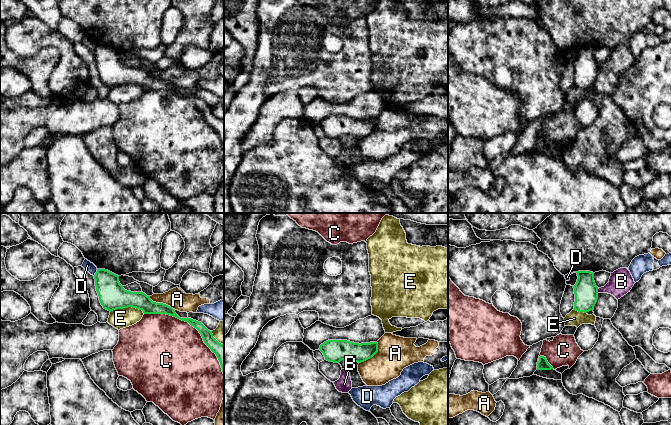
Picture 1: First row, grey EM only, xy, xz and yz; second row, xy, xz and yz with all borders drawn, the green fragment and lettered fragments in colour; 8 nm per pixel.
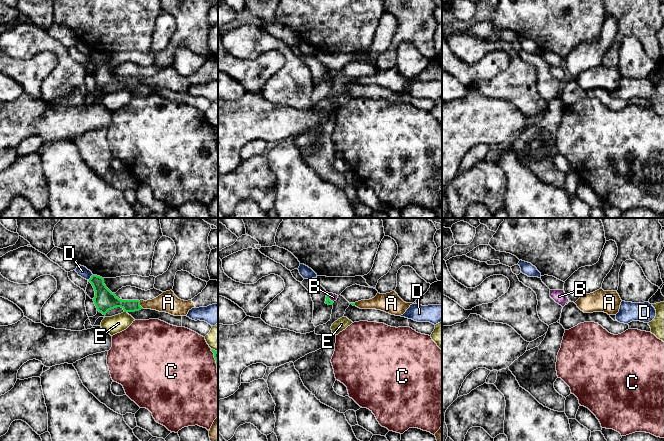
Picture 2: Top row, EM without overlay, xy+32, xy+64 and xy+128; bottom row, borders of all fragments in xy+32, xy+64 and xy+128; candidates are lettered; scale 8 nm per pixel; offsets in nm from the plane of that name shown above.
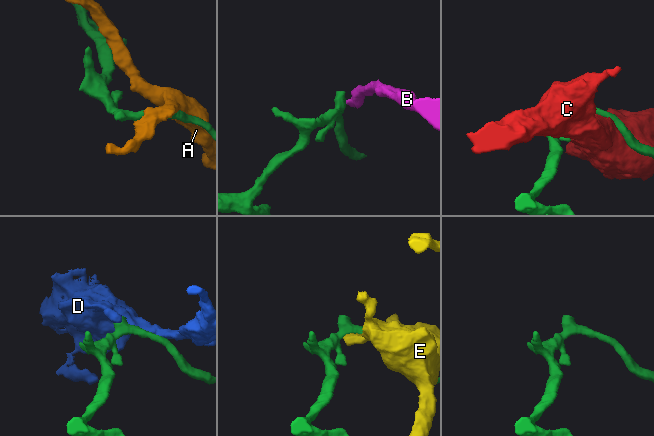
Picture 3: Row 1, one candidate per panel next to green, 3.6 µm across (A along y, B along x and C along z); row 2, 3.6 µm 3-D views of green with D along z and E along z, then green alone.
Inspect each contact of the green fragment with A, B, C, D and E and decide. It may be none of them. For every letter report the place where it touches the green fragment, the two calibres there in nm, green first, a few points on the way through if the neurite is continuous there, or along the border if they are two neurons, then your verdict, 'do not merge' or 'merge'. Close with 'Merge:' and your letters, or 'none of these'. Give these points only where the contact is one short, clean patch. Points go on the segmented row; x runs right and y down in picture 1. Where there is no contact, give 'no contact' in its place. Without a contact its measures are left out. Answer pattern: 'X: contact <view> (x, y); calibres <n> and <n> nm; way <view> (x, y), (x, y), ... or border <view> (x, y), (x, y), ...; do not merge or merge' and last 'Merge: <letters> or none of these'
A: contact xz (372, 356); calibres 160 and 280 nm; do not merge
B: contact yz (597, 291); calibres 190 and 190 nm; do not merge
C: contact xy (193, 326); calibres 90 and 500 nm; do not merge
D: contact xy (96, 272); calibres 220 and 80 nm; do not merge
E: contact xy (127, 307); calibres 220 and 160 nm; do not merge
Merge: none of these

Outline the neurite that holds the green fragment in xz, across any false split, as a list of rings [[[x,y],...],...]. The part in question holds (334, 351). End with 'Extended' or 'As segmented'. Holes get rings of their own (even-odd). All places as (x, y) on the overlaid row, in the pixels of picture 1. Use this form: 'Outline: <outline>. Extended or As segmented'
Outline: [[[328,340],[319,350],[325,360],[339,363],[341,360],[354,360],[361,363],[372,358],[378,352],[378,343],[354,343],[347,340]]]. As segmented

